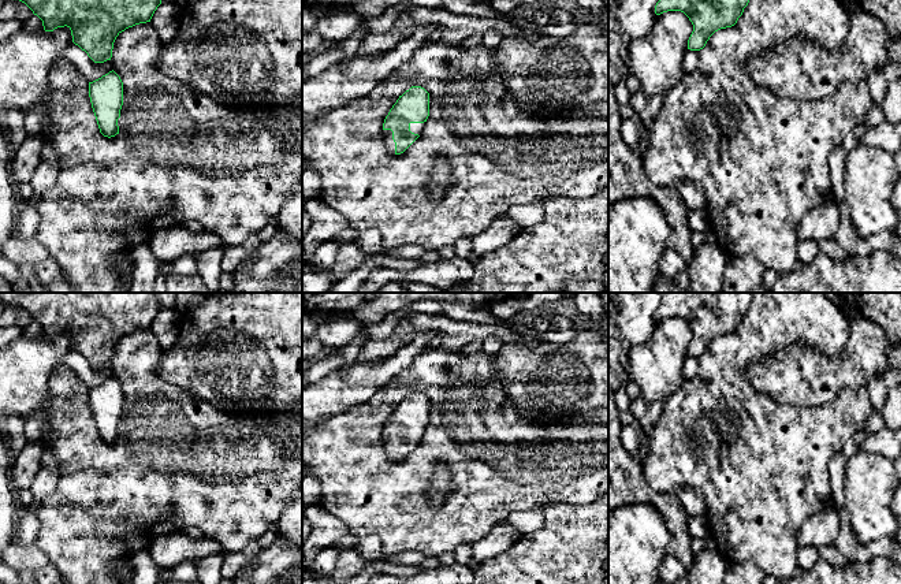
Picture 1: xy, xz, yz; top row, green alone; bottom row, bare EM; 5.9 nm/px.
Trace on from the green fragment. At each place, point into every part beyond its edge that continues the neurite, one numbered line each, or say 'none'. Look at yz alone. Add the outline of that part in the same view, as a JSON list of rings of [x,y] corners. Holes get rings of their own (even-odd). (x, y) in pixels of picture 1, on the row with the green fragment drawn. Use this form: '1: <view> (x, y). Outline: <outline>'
none

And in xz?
1: xz (387, 134). Outline: [[[383,130],[383,140],[384,140],[387,152],[390,155],[395,155],[395,142],[392,140],[392,131],[391,130]]]

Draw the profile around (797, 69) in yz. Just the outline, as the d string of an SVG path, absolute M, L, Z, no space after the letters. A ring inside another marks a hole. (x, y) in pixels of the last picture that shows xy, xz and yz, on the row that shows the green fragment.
M857 10L849 15L849 34L841 48L827 51L800 36L748 59L744 74L757 86L783 98L819 100L831 94L842 81L865 82L874 71L889 63L886 42L887 36L882 22Z

